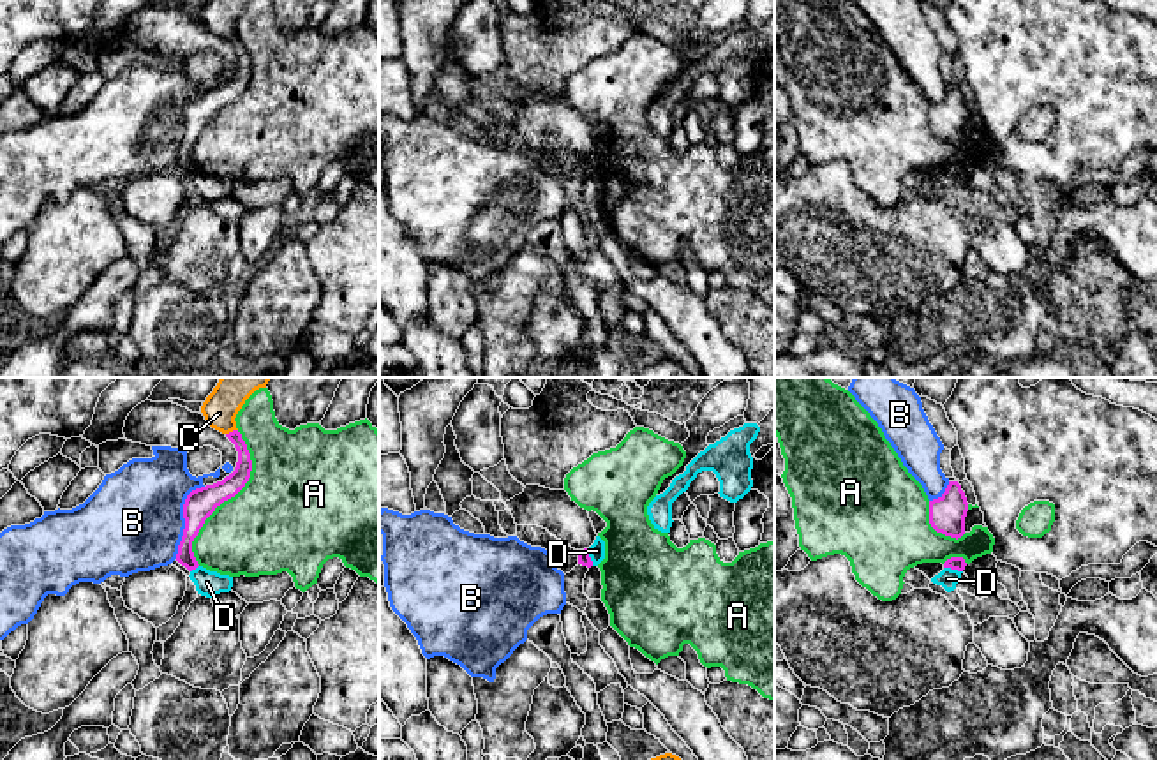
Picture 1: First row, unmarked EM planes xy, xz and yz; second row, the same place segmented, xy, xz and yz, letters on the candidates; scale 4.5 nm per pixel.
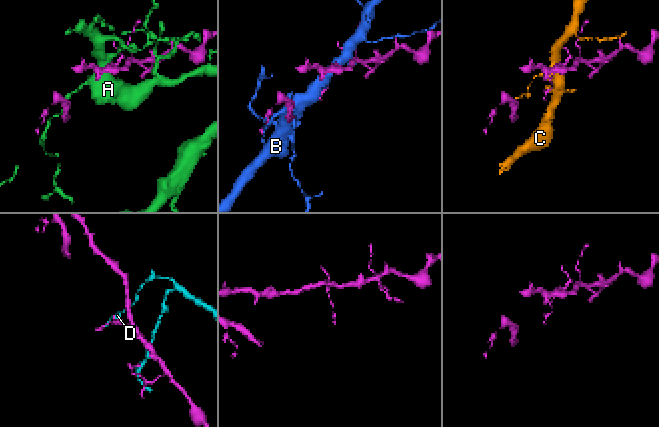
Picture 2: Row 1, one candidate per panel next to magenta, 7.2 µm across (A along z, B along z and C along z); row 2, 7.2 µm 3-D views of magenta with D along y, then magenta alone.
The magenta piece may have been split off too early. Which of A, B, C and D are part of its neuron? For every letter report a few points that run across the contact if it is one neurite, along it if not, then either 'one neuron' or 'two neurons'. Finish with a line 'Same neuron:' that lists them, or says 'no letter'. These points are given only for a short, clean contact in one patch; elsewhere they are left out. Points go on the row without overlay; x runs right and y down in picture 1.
A: two neurons
B: two neurons
C: two neurons
D: line yz (944, 171), (962, 177); two neurons
Same neuron: no letter

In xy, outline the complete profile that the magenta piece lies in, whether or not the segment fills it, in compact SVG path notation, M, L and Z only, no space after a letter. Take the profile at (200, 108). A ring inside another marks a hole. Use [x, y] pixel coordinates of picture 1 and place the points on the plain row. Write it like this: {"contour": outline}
{"contour": "M233 35L226 39L226 42L238 56L235 76L222 86L192 95L183 109L185 134L178 150L176 166L189 176L199 171L192 157L192 146L203 132L205 125L215 116L217 111L235 102L250 83L252 65L242 39Z"}

